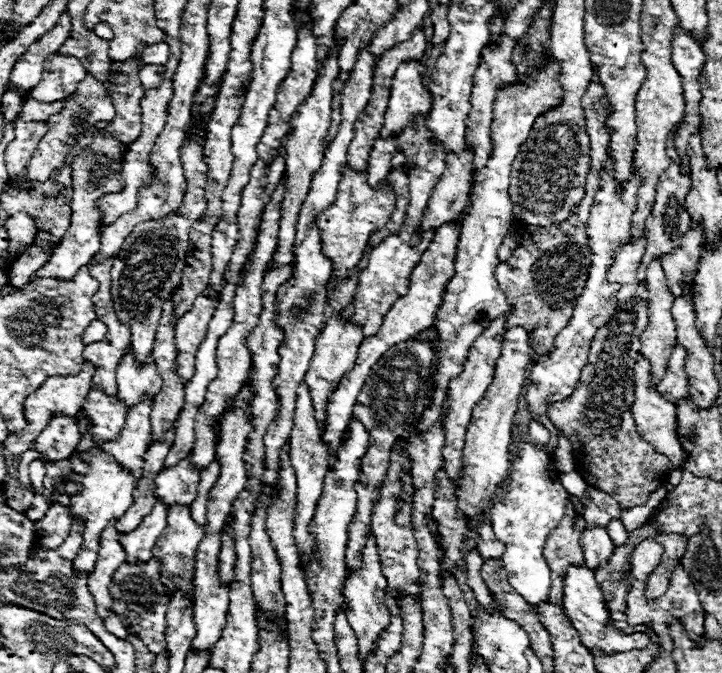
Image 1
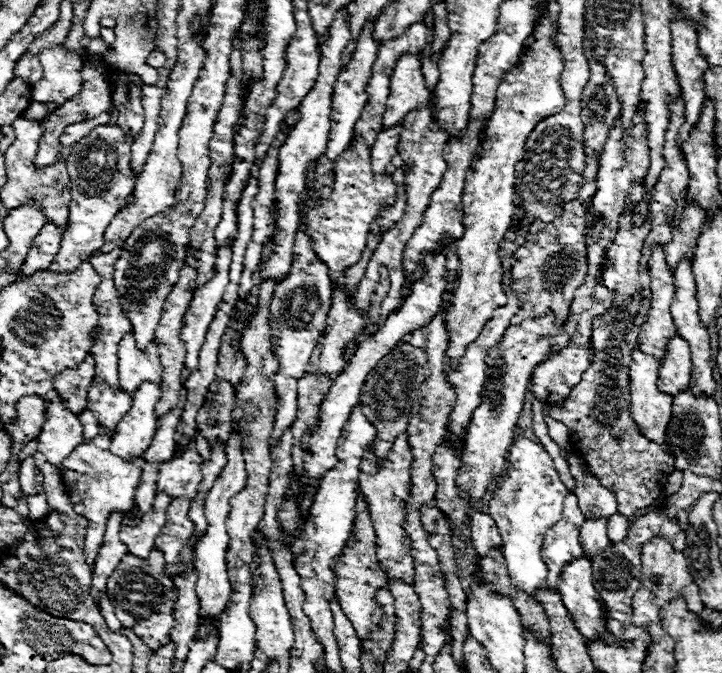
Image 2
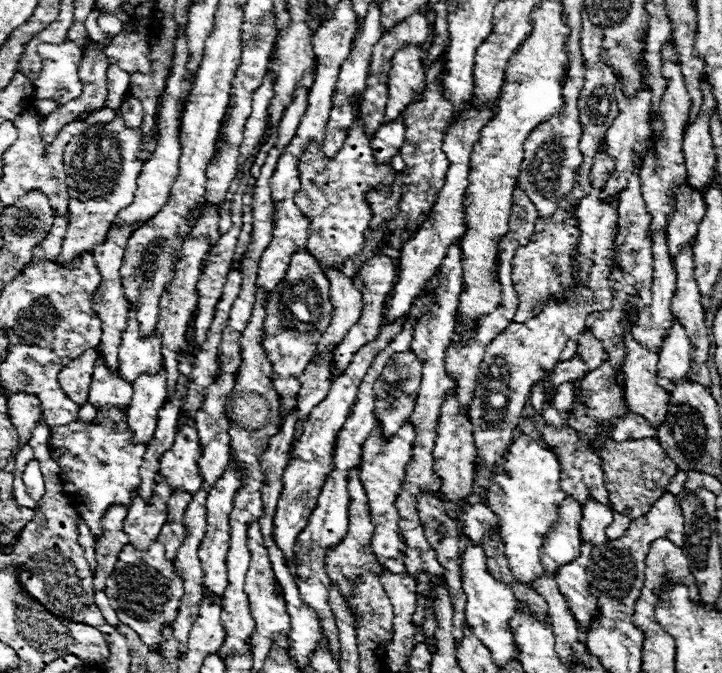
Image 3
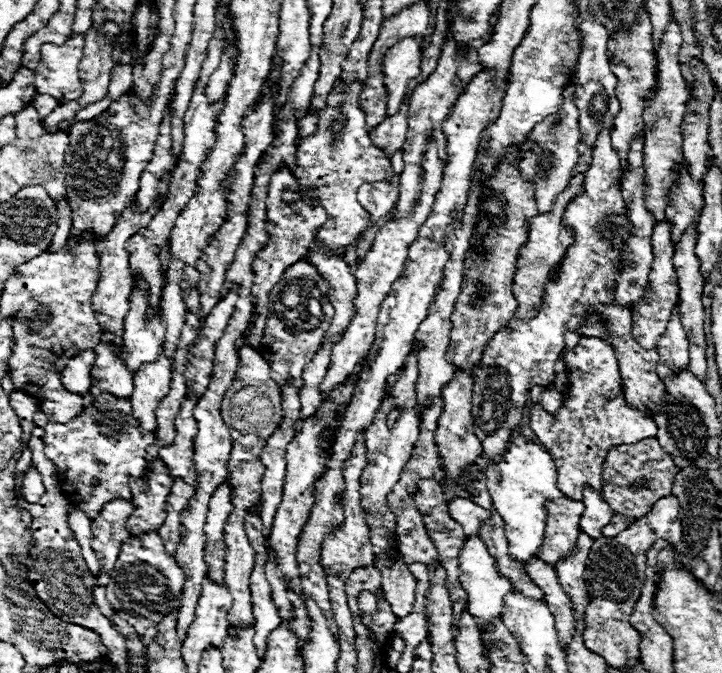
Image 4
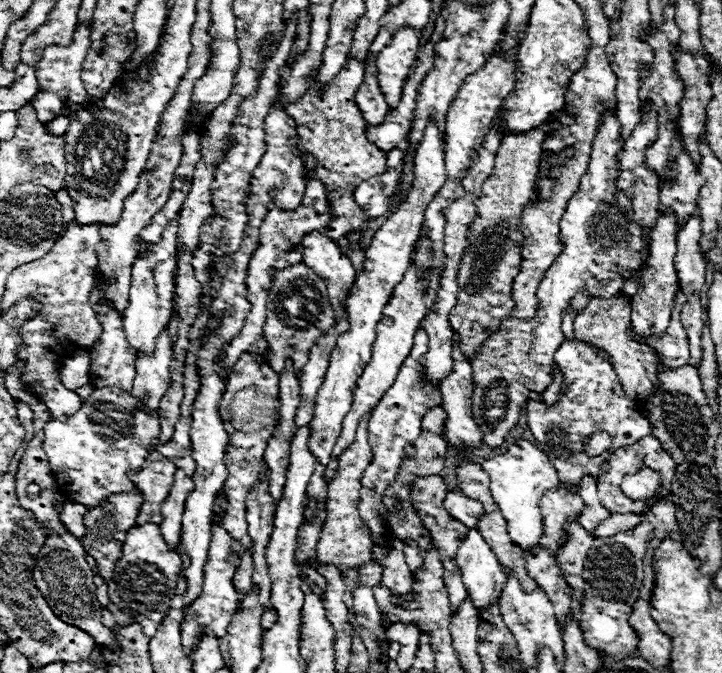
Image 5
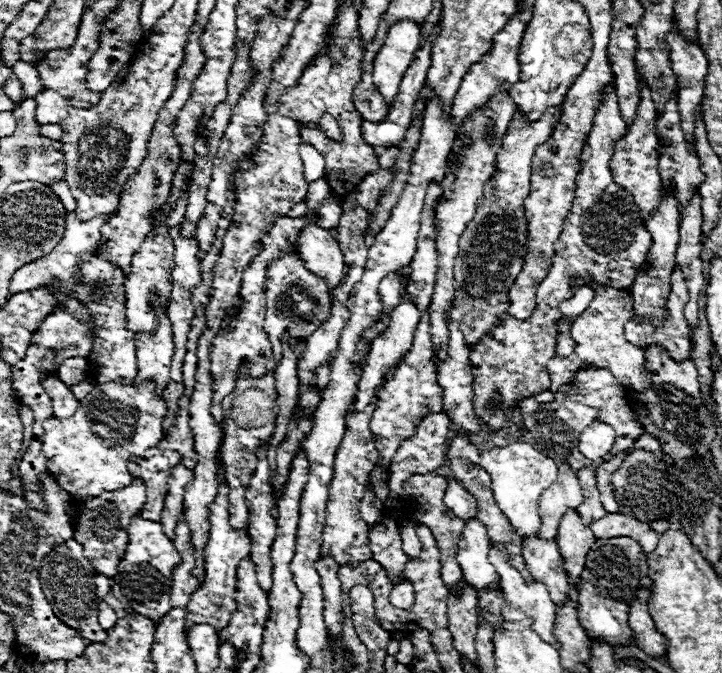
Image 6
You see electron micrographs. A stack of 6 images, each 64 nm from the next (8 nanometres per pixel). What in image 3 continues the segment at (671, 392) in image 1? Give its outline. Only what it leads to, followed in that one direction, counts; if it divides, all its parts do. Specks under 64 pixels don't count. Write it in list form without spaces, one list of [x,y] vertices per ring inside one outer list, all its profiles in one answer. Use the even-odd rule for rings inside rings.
[[[676,318],[672,320],[672,328],[660,346],[658,356],[658,384],[670,392],[674,382],[686,378],[690,370],[690,342]]]

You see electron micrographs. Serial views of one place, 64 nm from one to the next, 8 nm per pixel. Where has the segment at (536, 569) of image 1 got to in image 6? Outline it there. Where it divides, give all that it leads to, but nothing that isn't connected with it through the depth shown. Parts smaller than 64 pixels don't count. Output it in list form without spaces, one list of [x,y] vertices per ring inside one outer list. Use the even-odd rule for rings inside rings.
[[[512,442],[502,448],[486,448],[480,452],[480,466],[490,474],[492,478],[492,492],[494,500],[498,504],[510,524],[516,528],[518,536],[528,538],[538,534],[540,530],[540,514],[538,514],[538,498],[544,488],[556,482],[558,468],[556,464],[534,450],[530,444],[524,442]]]

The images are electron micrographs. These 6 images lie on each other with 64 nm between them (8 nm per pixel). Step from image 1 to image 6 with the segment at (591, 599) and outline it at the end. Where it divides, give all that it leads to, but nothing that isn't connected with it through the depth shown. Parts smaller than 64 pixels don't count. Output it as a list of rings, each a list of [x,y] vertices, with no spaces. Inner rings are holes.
[[[576,510],[566,512],[560,518],[560,528],[558,528],[558,546],[560,546],[560,554],[564,556],[564,570],[568,572],[568,576],[576,582],[584,562],[586,562],[586,554],[590,552],[592,544],[596,542],[594,534],[590,528],[586,528],[578,516]]]

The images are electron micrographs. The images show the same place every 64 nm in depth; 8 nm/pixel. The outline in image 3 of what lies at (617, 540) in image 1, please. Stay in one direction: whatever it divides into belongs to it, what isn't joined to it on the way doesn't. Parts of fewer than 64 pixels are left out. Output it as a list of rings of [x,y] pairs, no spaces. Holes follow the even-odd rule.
[[[614,512],[614,520],[612,520],[612,524],[606,528],[606,536],[610,538],[610,540],[616,540],[616,538],[620,538],[624,532],[626,532],[626,528],[630,526],[630,518],[628,516],[622,516],[622,514],[618,514],[618,512]]]

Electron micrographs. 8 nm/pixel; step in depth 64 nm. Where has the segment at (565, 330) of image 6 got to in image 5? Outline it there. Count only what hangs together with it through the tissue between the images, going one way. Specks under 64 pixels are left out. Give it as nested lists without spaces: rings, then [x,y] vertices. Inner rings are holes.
[[[564,338],[564,344],[560,344],[560,350],[556,352],[556,362],[562,366],[562,372],[568,372],[568,380],[562,384],[558,404],[546,406],[542,402],[528,400],[524,410],[528,418],[528,428],[532,430],[534,438],[540,444],[546,444],[544,452],[552,456],[552,464],[558,470],[560,482],[572,482],[578,486],[584,474],[598,478],[600,466],[608,458],[608,452],[596,458],[584,454],[582,446],[588,434],[596,430],[610,432],[612,434],[610,450],[616,450],[638,442],[642,436],[648,436],[652,432],[652,426],[636,410],[634,402],[626,398],[626,392],[622,390],[612,364],[598,348],[590,348],[584,342]]]

